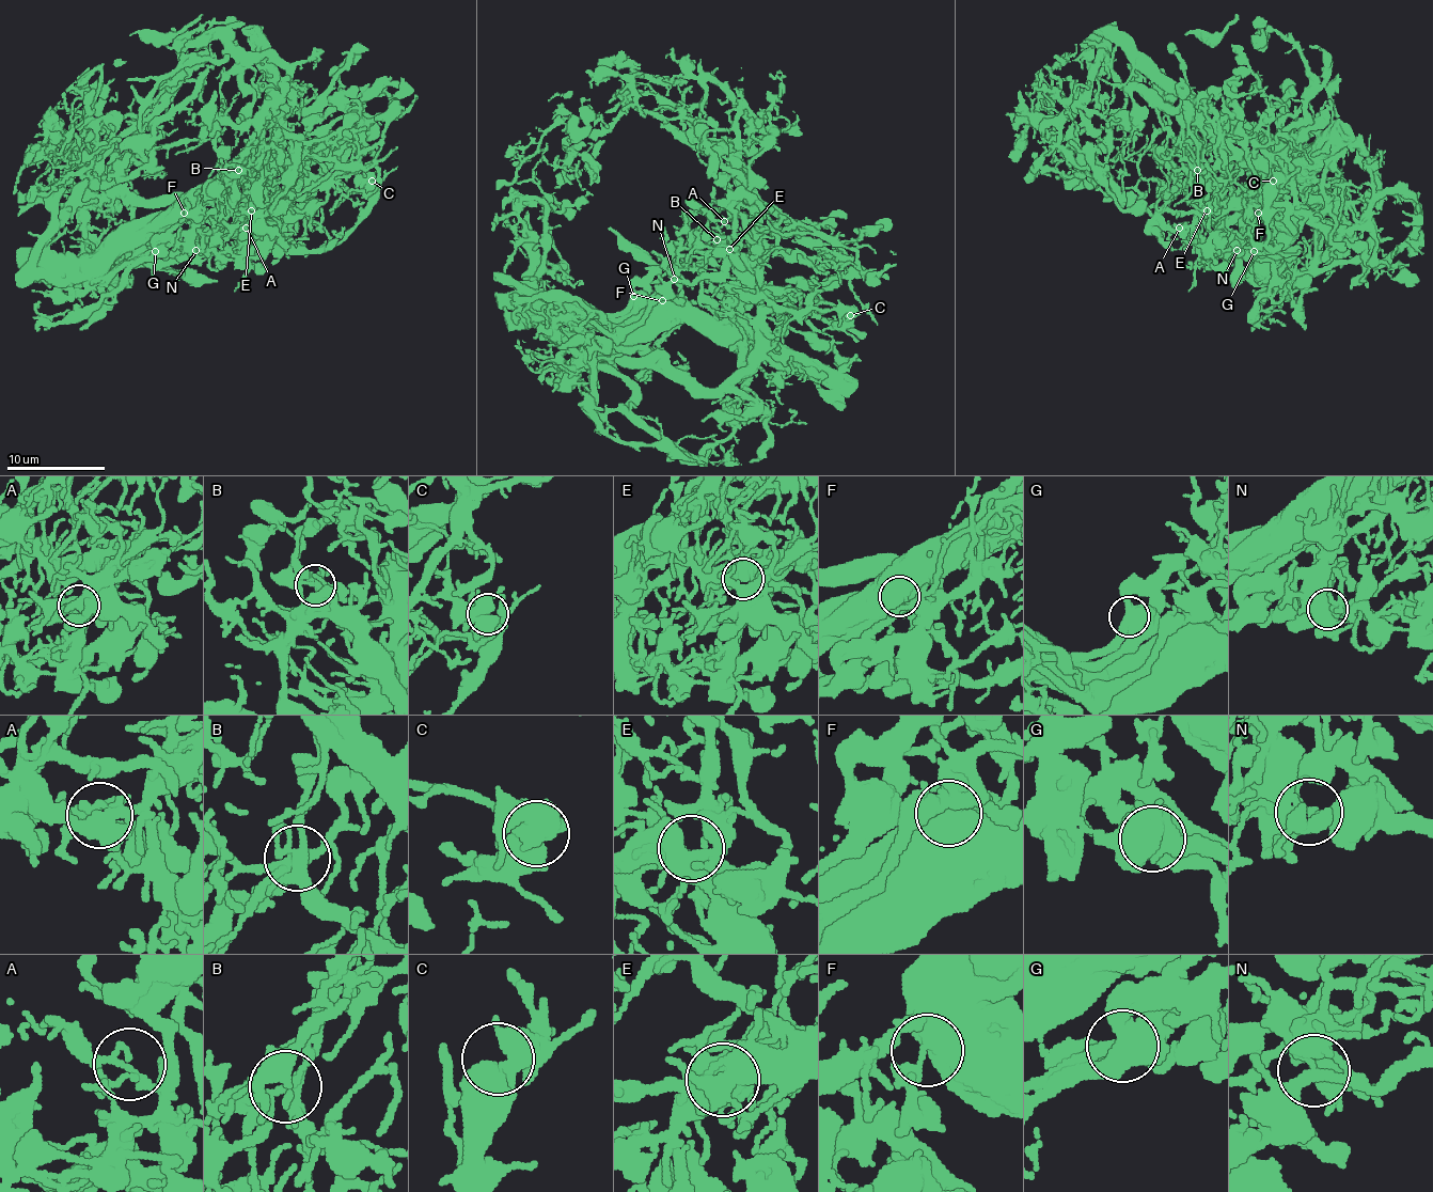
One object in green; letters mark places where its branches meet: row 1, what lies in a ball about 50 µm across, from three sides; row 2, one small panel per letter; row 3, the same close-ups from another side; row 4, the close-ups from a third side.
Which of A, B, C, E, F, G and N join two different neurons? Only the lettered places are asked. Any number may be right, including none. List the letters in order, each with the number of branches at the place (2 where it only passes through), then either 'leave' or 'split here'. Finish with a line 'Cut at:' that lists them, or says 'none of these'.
A: 2 branches meet; leave
B: 7 branches meet; split here
C: 3 branches meet; leave
E: 4 branches meet; leave
F: 3 branches meet; leave
G: 3 branches meet; split here
N: 3 branches meet; split here
Cut at: B, G, N

